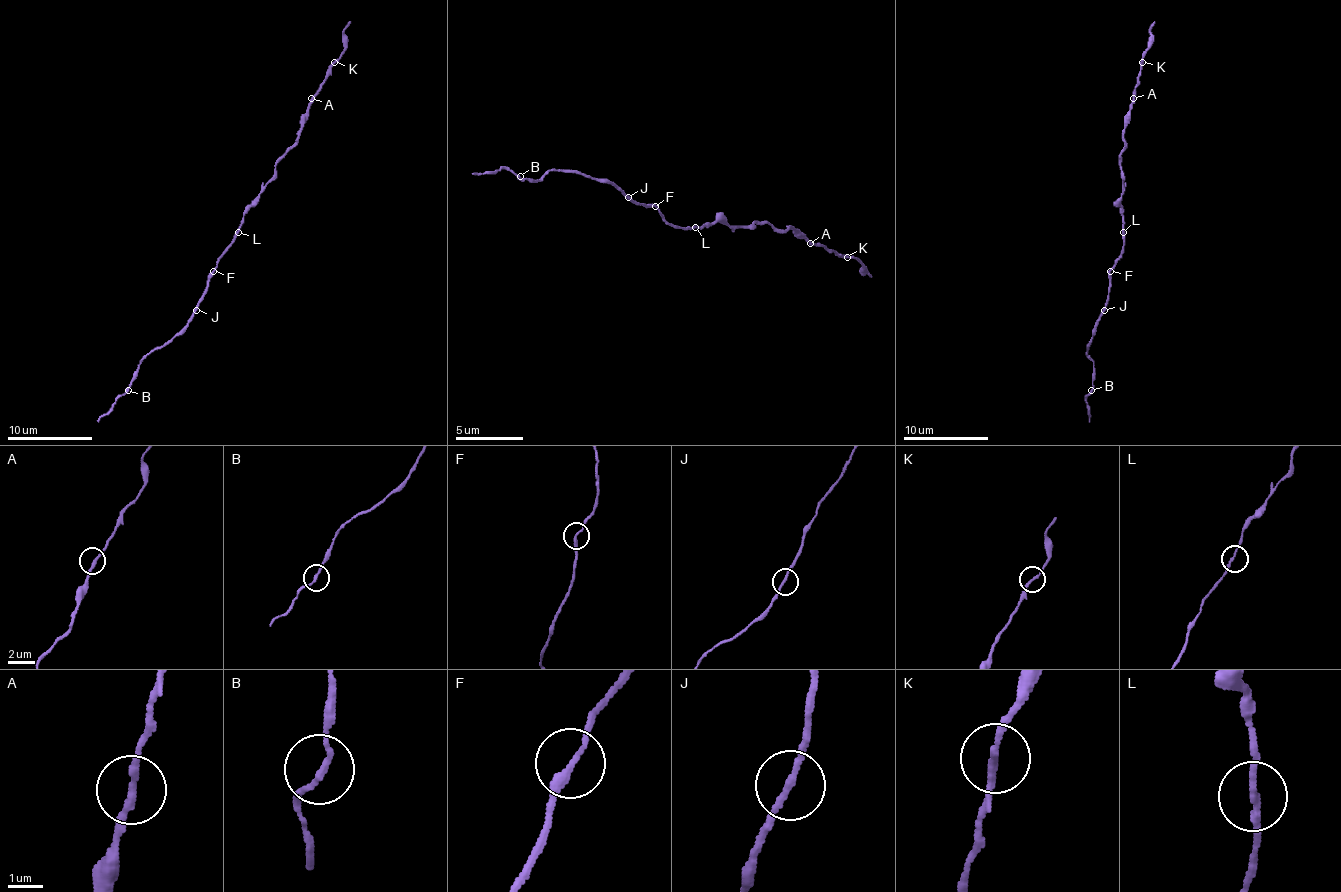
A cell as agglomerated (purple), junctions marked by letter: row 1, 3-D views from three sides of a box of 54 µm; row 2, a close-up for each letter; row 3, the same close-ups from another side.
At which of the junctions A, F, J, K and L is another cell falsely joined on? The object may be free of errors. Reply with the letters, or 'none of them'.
none of them

